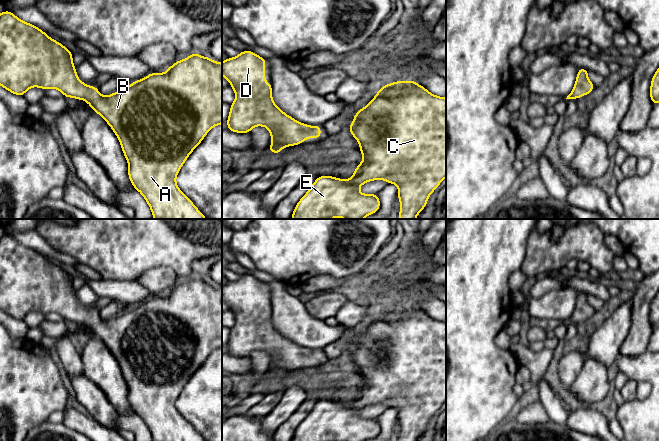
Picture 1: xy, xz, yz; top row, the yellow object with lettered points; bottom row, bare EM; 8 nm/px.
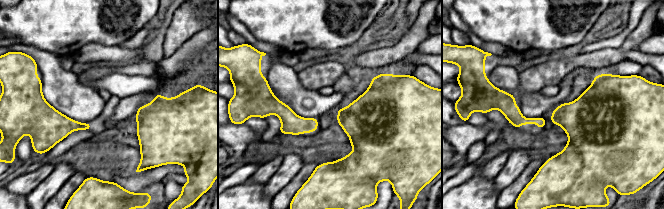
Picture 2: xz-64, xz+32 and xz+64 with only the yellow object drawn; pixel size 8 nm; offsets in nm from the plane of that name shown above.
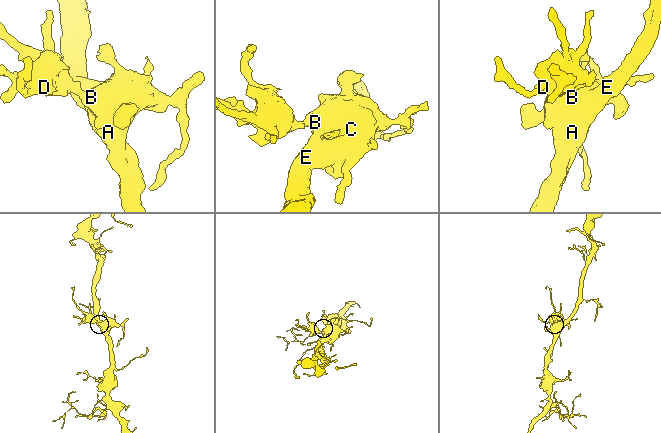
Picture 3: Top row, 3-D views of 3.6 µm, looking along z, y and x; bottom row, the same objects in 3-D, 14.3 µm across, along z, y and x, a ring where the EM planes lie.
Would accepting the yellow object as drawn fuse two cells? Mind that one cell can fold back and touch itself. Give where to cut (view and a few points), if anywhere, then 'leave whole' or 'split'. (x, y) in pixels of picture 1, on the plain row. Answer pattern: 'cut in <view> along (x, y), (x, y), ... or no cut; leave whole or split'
no cut; leave whole

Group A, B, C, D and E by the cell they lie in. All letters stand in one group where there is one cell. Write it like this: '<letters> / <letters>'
A B C D E

